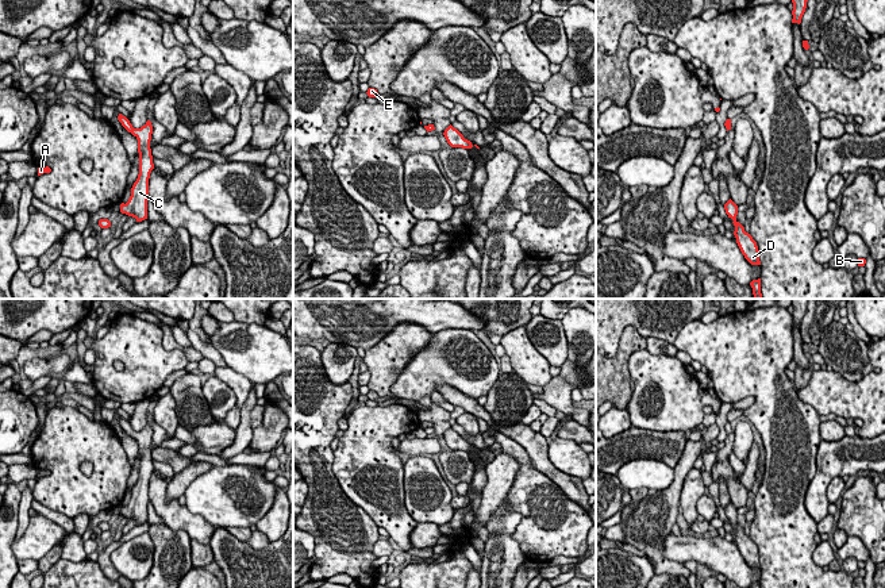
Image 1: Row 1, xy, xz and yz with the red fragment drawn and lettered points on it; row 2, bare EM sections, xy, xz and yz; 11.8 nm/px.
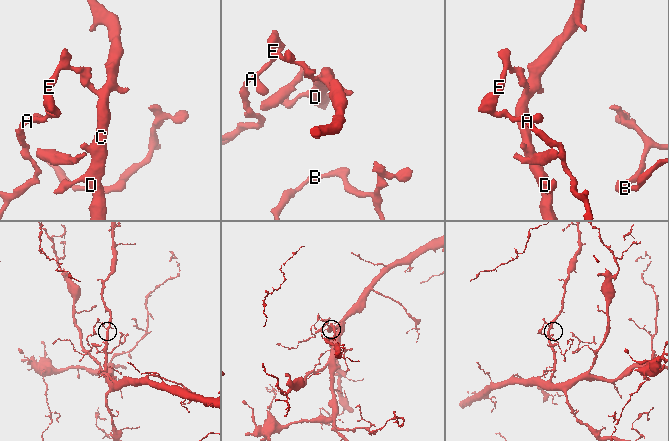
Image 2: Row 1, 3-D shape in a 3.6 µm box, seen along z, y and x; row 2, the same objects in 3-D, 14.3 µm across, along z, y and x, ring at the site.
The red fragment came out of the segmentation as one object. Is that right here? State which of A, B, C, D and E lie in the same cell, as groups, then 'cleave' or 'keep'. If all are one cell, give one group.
A E / B C D; cleave

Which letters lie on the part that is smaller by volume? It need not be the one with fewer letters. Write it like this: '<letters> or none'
A, E

